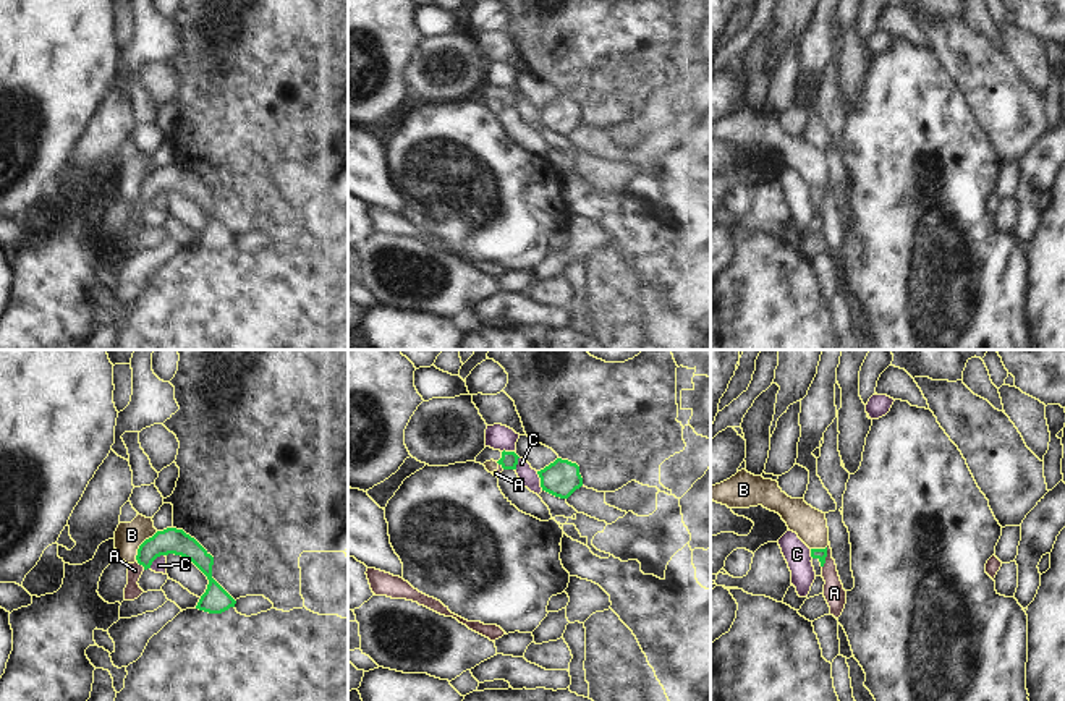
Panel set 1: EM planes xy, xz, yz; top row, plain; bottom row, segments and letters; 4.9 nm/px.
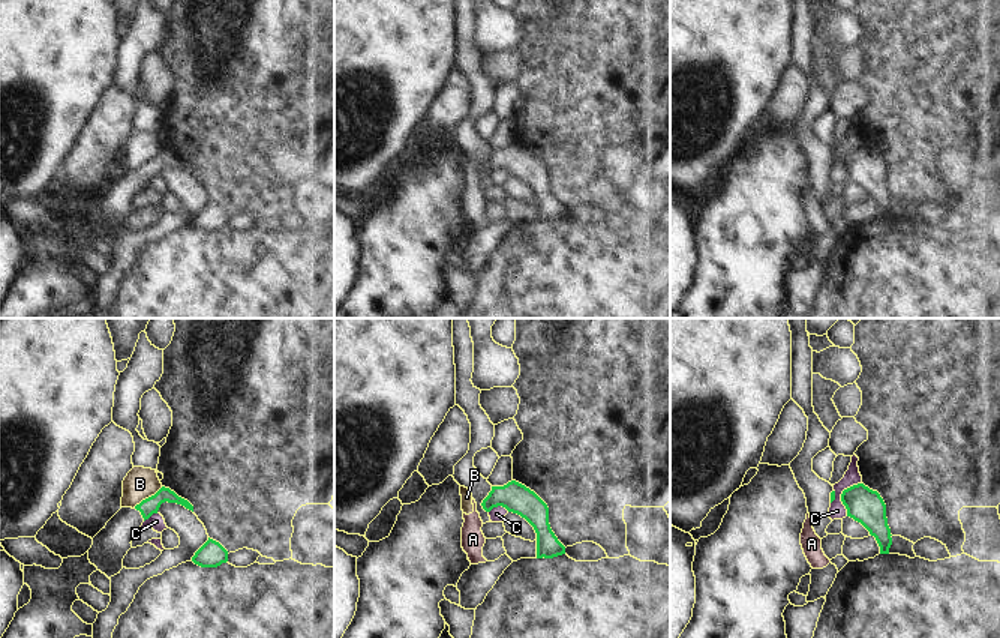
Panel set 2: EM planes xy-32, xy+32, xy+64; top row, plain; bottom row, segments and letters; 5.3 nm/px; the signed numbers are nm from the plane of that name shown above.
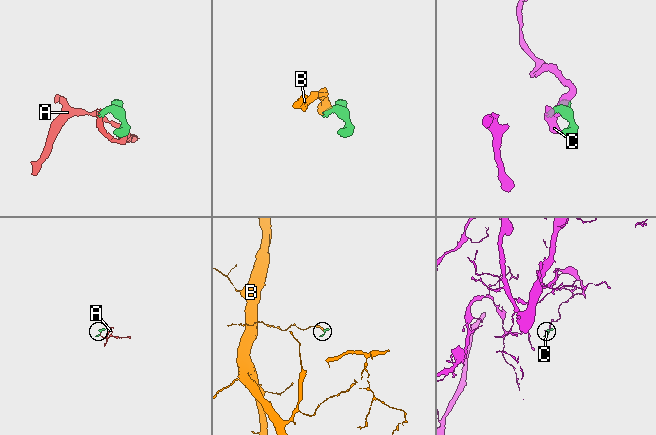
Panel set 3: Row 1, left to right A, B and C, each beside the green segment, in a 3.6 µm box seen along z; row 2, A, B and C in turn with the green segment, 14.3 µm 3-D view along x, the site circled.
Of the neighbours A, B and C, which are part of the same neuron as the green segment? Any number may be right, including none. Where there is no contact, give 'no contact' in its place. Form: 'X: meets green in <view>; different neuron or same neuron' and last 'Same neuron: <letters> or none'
A: meets green in yz; different neuron
B: meets green in xy; different neuron
C: meets green in xz; different neuron
Same neuron: none

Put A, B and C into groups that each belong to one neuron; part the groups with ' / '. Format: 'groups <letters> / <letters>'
groups A B / C

